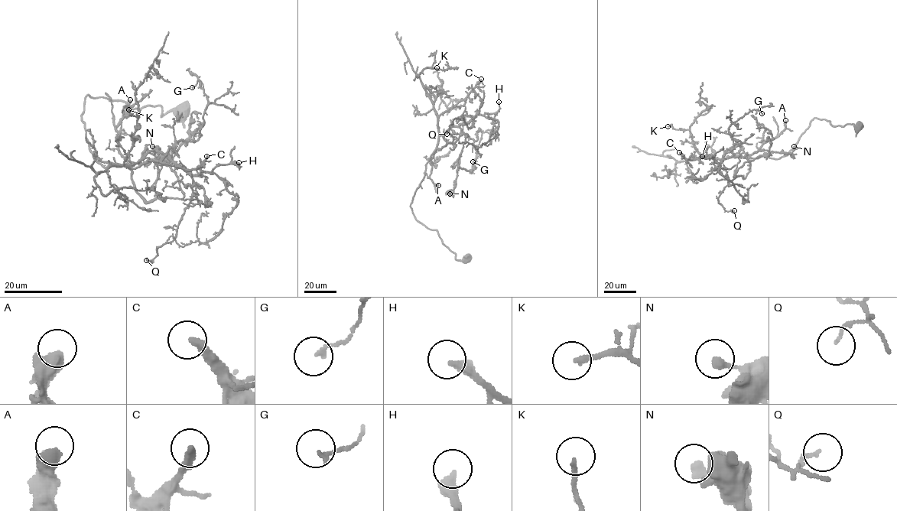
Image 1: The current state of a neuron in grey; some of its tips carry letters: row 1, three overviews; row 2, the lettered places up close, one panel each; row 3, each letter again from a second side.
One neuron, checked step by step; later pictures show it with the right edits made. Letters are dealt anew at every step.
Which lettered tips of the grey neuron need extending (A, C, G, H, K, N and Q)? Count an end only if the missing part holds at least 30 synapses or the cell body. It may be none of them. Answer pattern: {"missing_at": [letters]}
{"missing_at": ["A", "C"]}

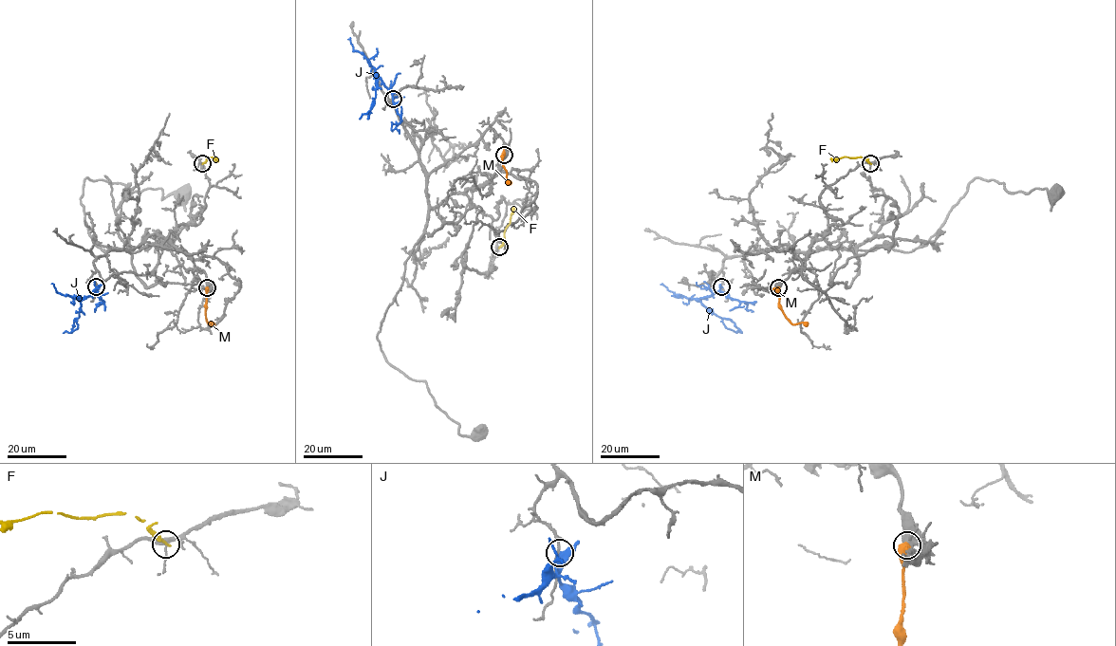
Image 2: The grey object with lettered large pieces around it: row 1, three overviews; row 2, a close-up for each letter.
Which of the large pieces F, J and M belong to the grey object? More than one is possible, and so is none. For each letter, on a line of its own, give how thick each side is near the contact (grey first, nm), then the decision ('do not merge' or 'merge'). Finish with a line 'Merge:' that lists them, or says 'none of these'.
F: 200/190 nm | do not merge
J: 150/200 nm | do not merge
M: 700/700 nm | do not merge
Merge: none of these

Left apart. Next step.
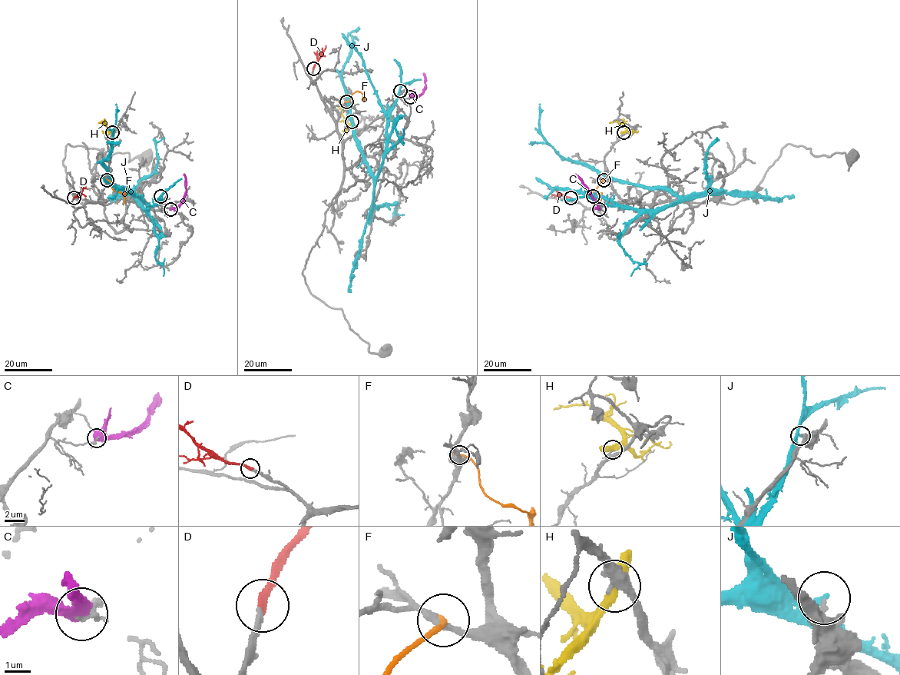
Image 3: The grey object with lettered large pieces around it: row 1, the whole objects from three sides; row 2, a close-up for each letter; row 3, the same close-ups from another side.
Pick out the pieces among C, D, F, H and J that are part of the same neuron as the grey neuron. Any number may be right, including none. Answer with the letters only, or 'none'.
D

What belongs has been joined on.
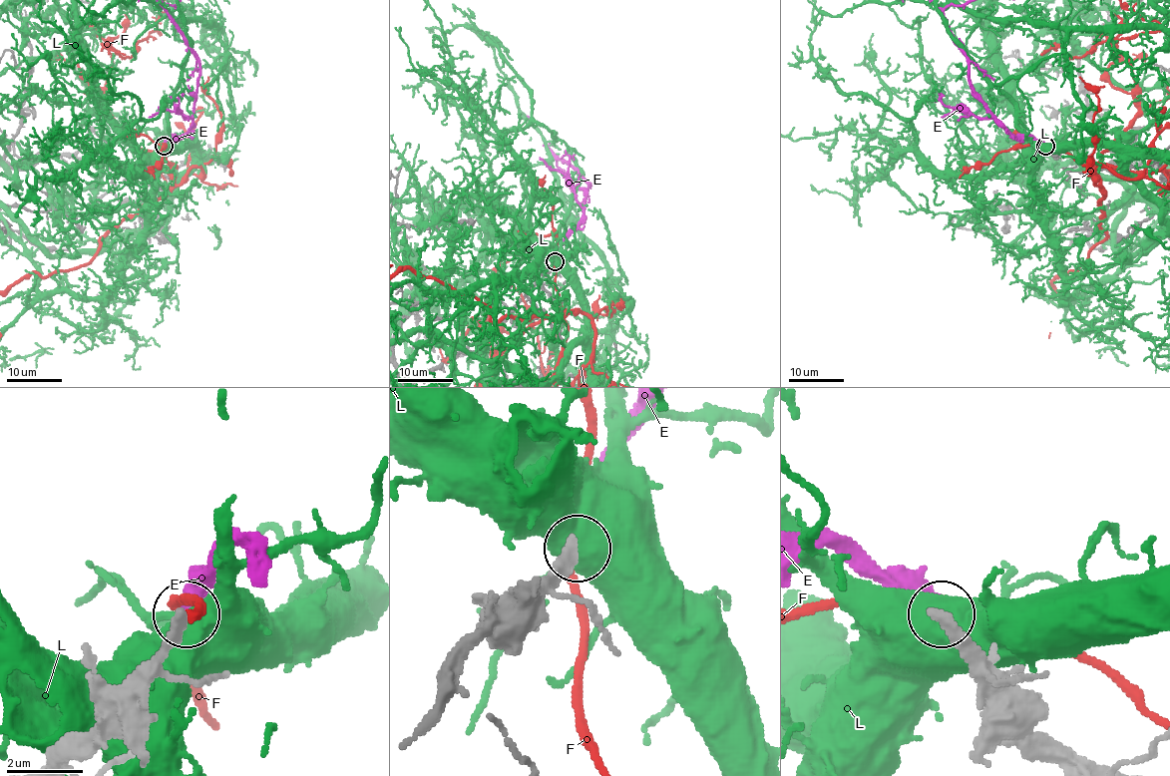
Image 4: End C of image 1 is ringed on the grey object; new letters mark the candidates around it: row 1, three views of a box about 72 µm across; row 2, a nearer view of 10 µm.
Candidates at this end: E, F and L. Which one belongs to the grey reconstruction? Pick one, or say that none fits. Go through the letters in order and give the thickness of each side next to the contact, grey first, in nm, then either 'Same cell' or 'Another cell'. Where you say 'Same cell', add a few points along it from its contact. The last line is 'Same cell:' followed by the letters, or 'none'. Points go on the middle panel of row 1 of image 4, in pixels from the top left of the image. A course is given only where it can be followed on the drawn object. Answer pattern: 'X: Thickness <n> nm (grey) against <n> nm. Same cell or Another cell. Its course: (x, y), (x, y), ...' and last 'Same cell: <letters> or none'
E: Thickness 360 nm (grey) against 440 nm. Same cell
F: Thickness 340 nm (grey) against 260 nm. Another cell
L: Thickness 400 nm (grey) against 550 nm. Another cell
Same cell: E

